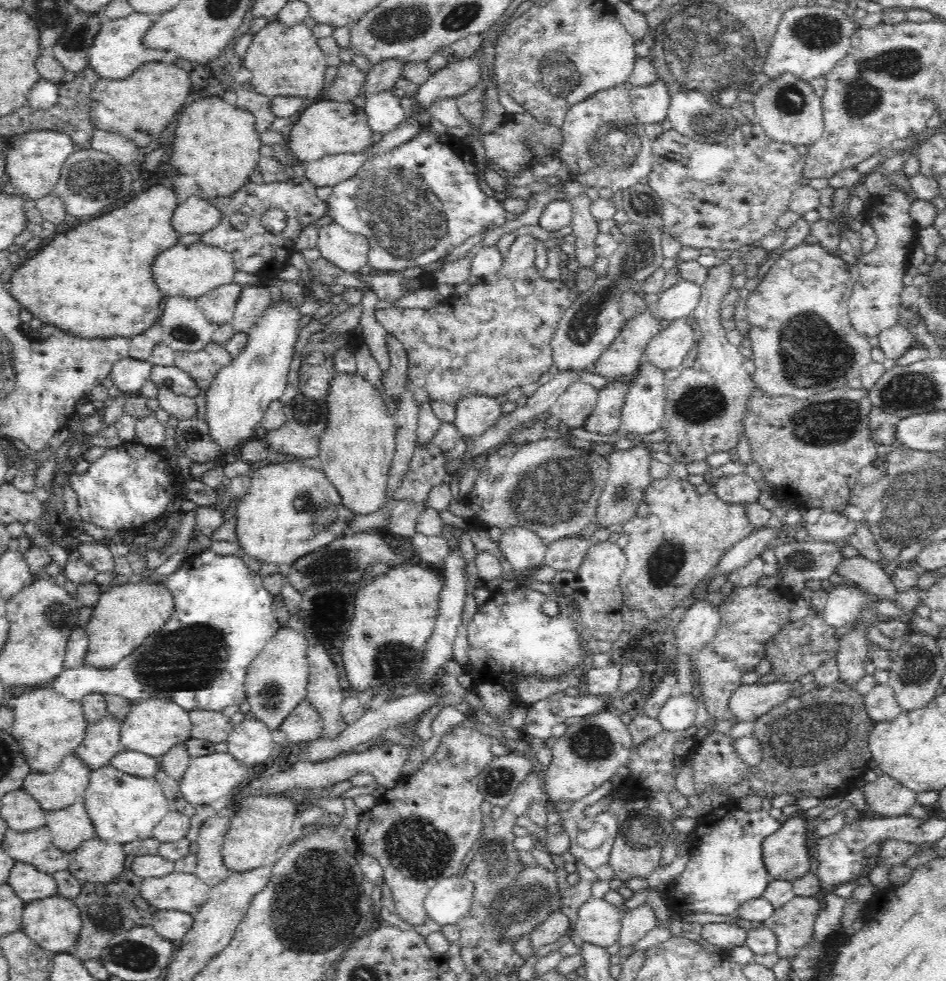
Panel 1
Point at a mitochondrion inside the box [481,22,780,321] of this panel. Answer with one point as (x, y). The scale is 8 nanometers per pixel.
(614, 146)

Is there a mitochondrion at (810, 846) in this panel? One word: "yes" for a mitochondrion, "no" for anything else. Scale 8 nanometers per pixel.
no

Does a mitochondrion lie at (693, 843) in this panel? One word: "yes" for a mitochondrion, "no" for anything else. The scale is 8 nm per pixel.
no

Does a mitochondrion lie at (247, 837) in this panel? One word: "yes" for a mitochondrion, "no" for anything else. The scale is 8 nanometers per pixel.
no

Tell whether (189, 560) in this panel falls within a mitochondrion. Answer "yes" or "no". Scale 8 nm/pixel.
no

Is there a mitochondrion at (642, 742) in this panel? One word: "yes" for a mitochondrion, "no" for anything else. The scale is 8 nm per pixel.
no

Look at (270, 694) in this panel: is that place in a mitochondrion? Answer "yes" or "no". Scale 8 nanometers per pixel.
yes

